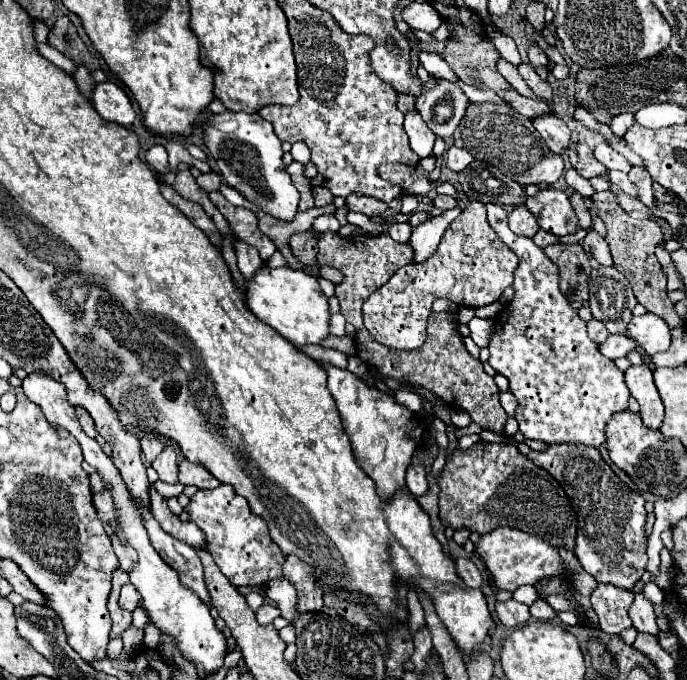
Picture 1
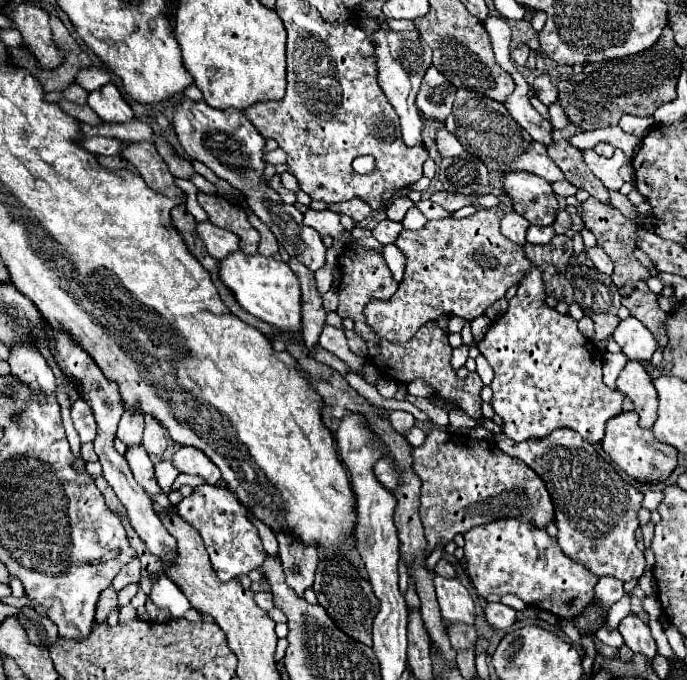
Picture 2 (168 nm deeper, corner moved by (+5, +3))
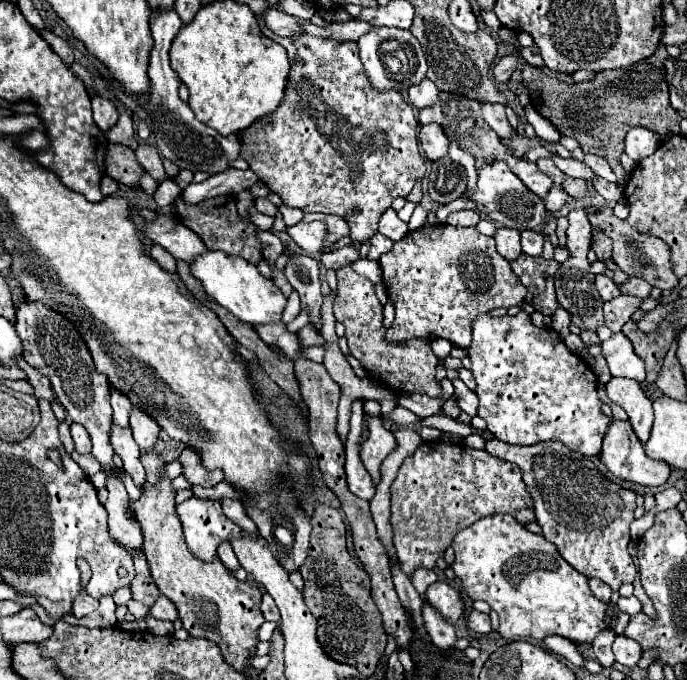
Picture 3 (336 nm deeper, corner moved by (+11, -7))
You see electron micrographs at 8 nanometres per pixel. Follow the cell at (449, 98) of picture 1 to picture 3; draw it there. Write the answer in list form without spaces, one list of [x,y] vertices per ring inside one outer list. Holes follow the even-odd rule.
[[[424,78],[420,84],[408,88],[408,102],[418,110],[434,106],[438,102],[438,98],[440,98],[438,86],[428,78]]]

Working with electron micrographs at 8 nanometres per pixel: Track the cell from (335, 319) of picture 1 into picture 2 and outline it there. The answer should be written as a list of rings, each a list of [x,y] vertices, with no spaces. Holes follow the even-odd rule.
[[[326,324],[322,334],[320,334],[320,346],[328,352],[332,352],[334,356],[338,356],[340,360],[344,360],[348,366],[350,366],[350,360],[354,358],[354,354],[350,352],[348,344],[346,344],[346,338],[344,338],[344,332]]]

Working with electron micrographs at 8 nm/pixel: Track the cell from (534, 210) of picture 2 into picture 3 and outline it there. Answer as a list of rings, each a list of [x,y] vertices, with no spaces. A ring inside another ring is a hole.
[[[490,162],[480,168],[476,194],[472,196],[472,200],[478,204],[478,210],[488,214],[490,220],[498,228],[542,230],[546,224],[546,218],[548,218],[548,210],[544,206],[544,200],[540,196],[536,196],[532,190],[528,190],[524,186],[524,182],[518,180],[516,174],[512,174],[504,162]]]

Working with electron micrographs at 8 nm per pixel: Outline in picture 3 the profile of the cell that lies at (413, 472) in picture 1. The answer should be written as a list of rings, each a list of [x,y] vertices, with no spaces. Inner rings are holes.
[[[348,434],[346,438],[346,476],[348,476],[348,488],[364,498],[364,500],[372,500],[374,492],[376,492],[376,484],[372,482],[372,476],[368,474],[368,470],[364,468],[360,454],[356,448],[356,434]]]

